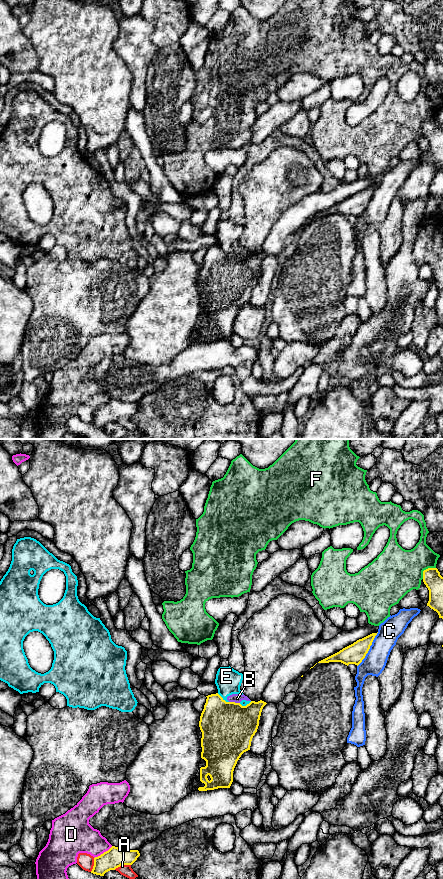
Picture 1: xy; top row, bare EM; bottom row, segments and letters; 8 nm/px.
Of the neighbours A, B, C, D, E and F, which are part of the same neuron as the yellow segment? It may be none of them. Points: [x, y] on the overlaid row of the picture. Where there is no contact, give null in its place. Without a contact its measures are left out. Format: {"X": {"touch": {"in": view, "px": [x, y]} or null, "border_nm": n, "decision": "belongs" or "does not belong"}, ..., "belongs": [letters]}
{"A": {"touch": {"in": "xy", "px": [122, 864]}, "border_nm": 140, "decision": "does not belong"}, "B": {"touch": {"in": "xy", "px": [234, 702]}, "border_nm": 90, "decision": "does not belong"}, "C": {"touch": {"in": "xy", "px": [369, 648]}, "border_nm": 320, "decision": "does not belong"}, "D": {"touch": {"in": "xy", "px": [104, 852]}, "border_nm": 180, "decision": "does not belong"}, "E": {"touch": {"in": "xy", "px": [222, 698]}, "border_nm": 120, "decision": "does not belong"}, "F": {"touch": {"in": "xy", "px": [426, 569]}, "border_nm": 140, "decision": "does not belong"}, "belongs": []}

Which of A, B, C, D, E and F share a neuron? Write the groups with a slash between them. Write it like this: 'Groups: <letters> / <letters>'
Groups: A / B E / C / D / F

